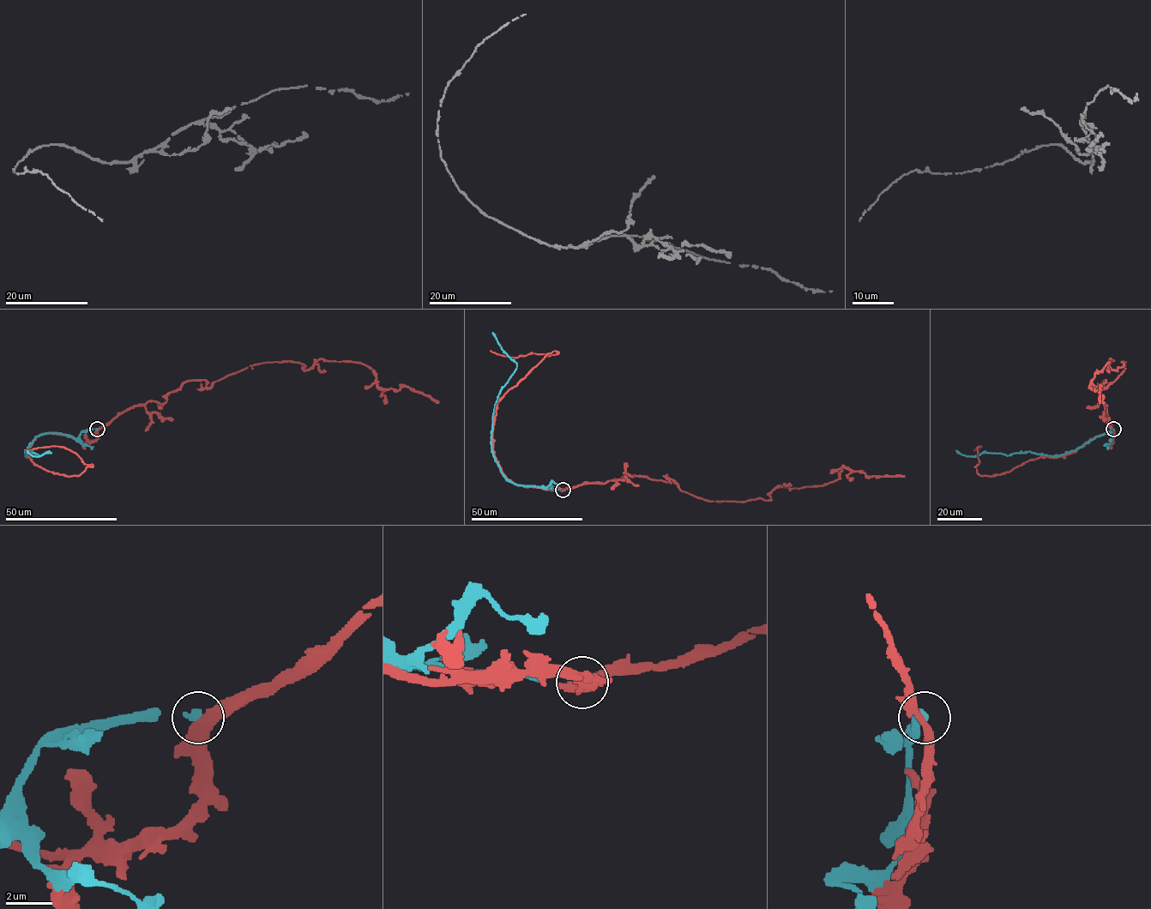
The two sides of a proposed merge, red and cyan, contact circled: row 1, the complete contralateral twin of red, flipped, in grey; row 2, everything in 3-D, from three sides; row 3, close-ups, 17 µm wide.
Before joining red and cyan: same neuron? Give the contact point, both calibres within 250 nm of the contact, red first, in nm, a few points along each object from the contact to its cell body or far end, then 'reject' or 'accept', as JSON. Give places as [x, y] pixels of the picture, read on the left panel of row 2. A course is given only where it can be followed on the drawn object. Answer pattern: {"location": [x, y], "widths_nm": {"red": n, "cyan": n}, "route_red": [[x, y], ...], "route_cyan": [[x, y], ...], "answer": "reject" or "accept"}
{"location": [97, 429], "widths_nm": {"red": 380, "cyan": 240}, "route_red": [[96, 430], [135, 406], [163, 404], [184, 382], [209, 387], [269, 362], [358, 362], [378, 387], [438, 402]], "route_cyan": [[96, 430], [84, 430], [77, 438], [45, 433], [26, 455], [51, 453], [34, 456], [27, 450]], "answer": "reject"}

